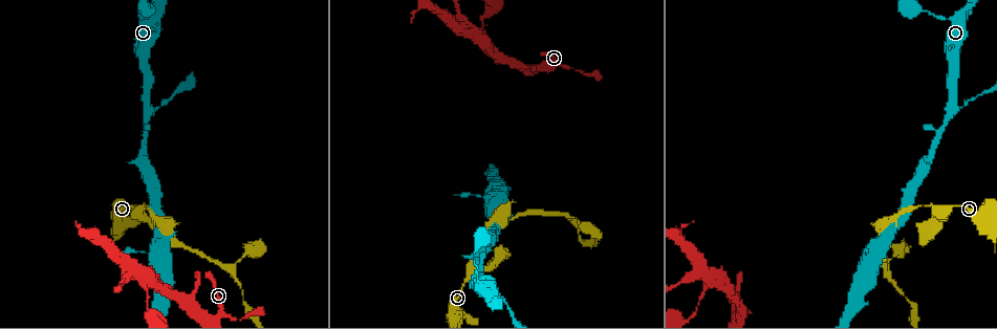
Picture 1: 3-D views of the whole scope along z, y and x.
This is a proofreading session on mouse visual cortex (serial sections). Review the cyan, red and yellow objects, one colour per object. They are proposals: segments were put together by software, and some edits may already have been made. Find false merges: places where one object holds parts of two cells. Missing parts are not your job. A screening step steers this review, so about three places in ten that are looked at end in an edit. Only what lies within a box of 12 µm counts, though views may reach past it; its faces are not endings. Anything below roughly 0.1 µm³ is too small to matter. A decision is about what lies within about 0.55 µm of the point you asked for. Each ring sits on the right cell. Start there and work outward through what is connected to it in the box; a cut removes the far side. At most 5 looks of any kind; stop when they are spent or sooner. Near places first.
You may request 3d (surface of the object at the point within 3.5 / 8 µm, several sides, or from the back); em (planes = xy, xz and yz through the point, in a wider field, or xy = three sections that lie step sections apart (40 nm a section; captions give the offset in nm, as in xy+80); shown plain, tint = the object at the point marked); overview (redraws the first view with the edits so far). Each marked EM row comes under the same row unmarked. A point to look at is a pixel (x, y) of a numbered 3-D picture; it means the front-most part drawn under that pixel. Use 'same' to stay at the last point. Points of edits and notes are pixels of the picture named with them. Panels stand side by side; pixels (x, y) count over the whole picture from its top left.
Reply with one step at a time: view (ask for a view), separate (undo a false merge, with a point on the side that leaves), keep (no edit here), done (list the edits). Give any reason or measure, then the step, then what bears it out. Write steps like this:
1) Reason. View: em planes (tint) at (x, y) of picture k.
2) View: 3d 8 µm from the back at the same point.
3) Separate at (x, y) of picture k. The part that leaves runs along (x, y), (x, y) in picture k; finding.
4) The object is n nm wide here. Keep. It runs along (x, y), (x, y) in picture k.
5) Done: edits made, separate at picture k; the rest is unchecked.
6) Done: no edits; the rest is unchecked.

Arms part here. View: 3d 3.5 µm at (888, 266) of picture 1.

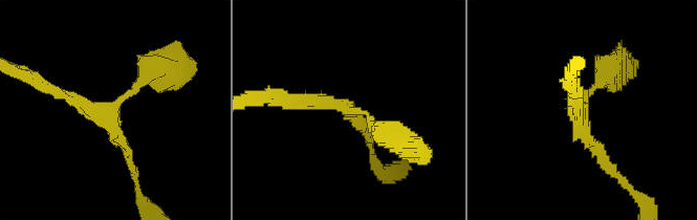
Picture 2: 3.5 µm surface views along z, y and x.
3 arms meet here; the arms are 150, 150, 200 nm wide; shape alone is not enough. View: em planes (tint) at (109, 112) of picture 2.

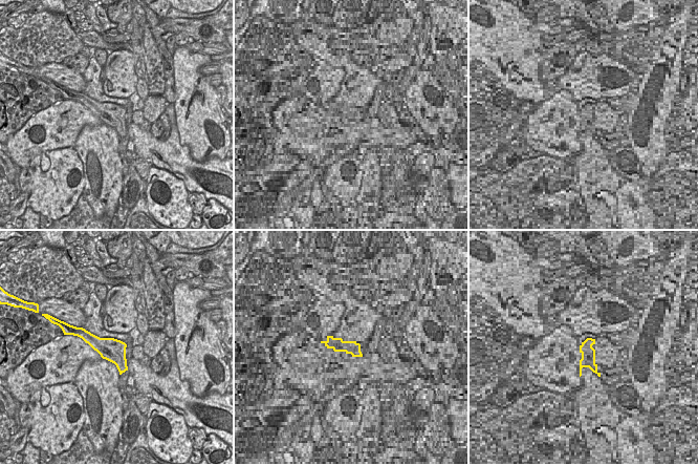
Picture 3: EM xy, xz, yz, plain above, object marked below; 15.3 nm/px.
Keep. It runs along (282, 97), (363, 110), (389, 134) in picture 2; one cell here.

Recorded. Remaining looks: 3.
Sharp bend. View: 3d 3.5 µm from the back at (715, 279) of picture 1.

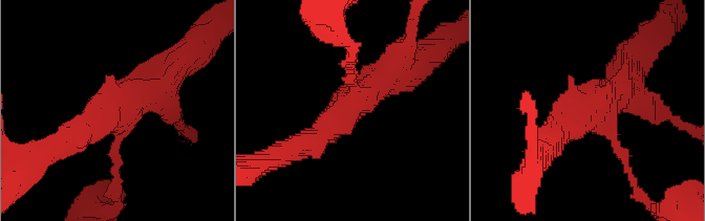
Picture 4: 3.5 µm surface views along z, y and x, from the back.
View: em xy step 1 (tint) at (109, 106) of picture 4.

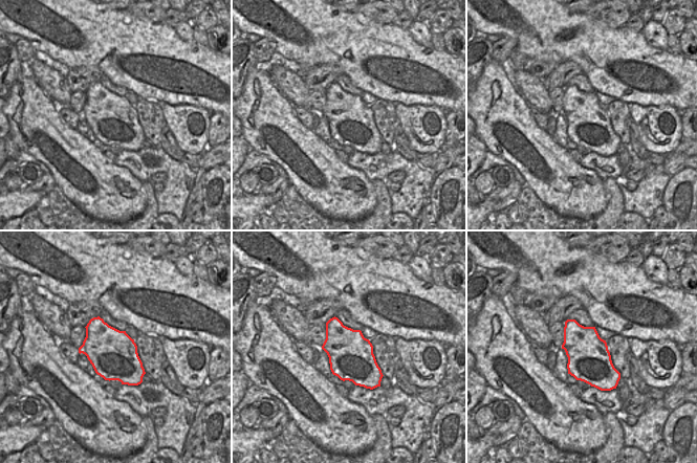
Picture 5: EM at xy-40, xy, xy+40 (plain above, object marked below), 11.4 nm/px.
The object is 500 nm wide here. Keep. It runs along (297, 147), (398, 72) in picture 4; one cell here.

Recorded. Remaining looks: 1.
Done: no edits; the rest is unchecked.

